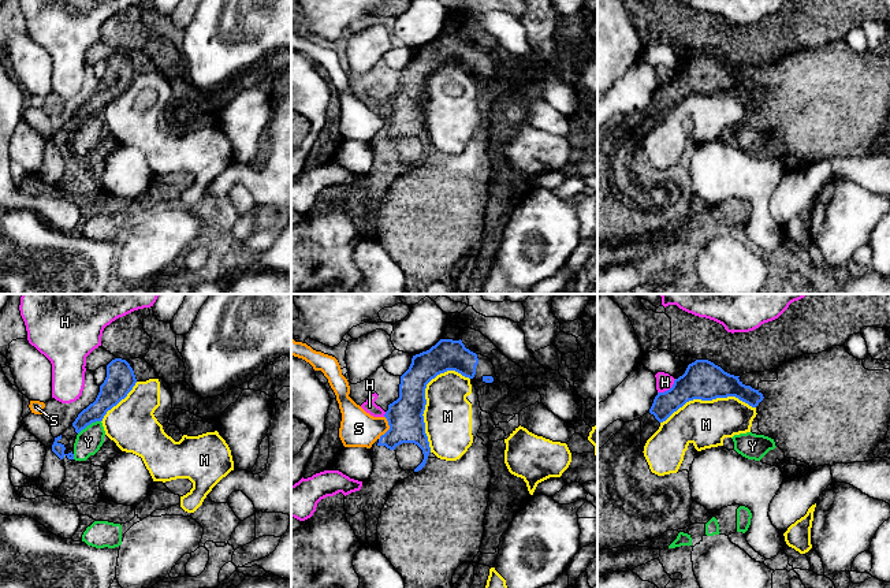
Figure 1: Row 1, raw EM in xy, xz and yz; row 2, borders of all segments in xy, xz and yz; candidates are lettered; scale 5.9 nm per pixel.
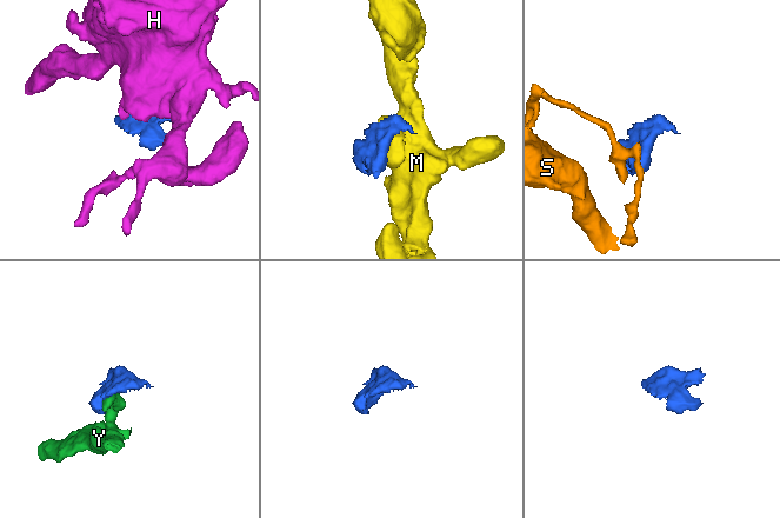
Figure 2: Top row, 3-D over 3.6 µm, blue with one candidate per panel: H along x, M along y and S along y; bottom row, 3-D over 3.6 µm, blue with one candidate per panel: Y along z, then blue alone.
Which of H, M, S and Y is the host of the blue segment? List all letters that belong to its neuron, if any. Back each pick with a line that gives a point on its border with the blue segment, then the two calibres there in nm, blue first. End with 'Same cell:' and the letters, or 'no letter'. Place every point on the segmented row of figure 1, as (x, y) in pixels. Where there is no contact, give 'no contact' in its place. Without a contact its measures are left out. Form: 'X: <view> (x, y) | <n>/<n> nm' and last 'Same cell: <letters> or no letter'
Same cell: no letter

